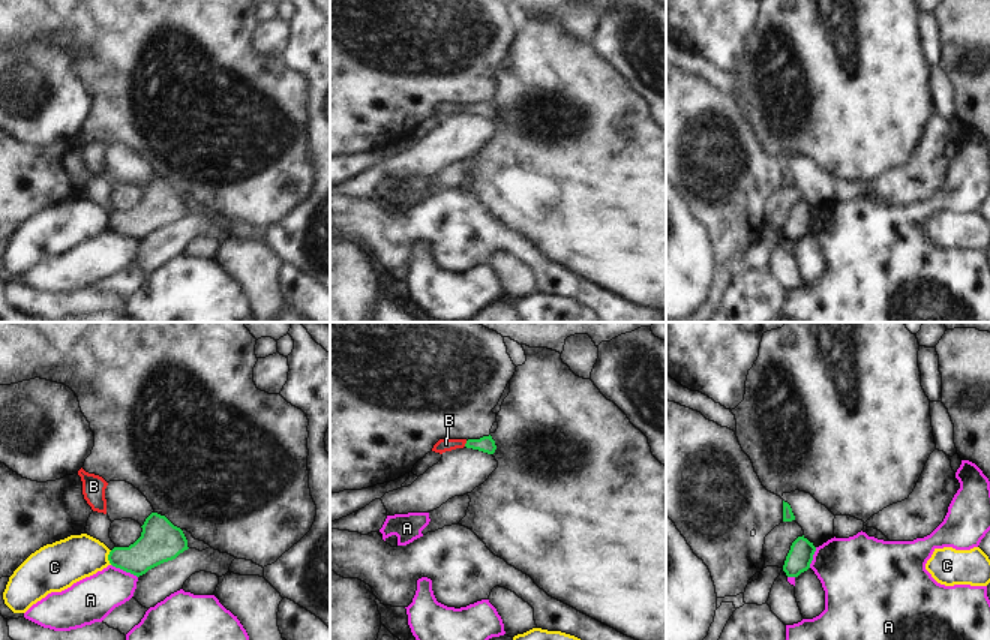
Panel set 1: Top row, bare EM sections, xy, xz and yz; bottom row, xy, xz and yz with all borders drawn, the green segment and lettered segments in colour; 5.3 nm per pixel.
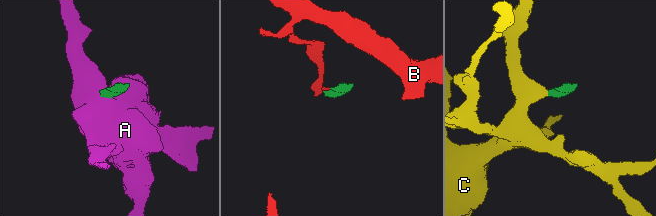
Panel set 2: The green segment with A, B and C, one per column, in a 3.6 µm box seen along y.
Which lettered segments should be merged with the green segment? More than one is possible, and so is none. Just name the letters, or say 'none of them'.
B

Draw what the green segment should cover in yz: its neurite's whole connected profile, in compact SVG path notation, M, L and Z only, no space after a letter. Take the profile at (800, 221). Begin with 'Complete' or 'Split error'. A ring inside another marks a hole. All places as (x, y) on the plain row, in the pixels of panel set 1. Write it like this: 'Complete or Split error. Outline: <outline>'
Complete. Outline: M804 199L798 201L786 220L783 235L788 241L798 241L810 232L816 211Z

